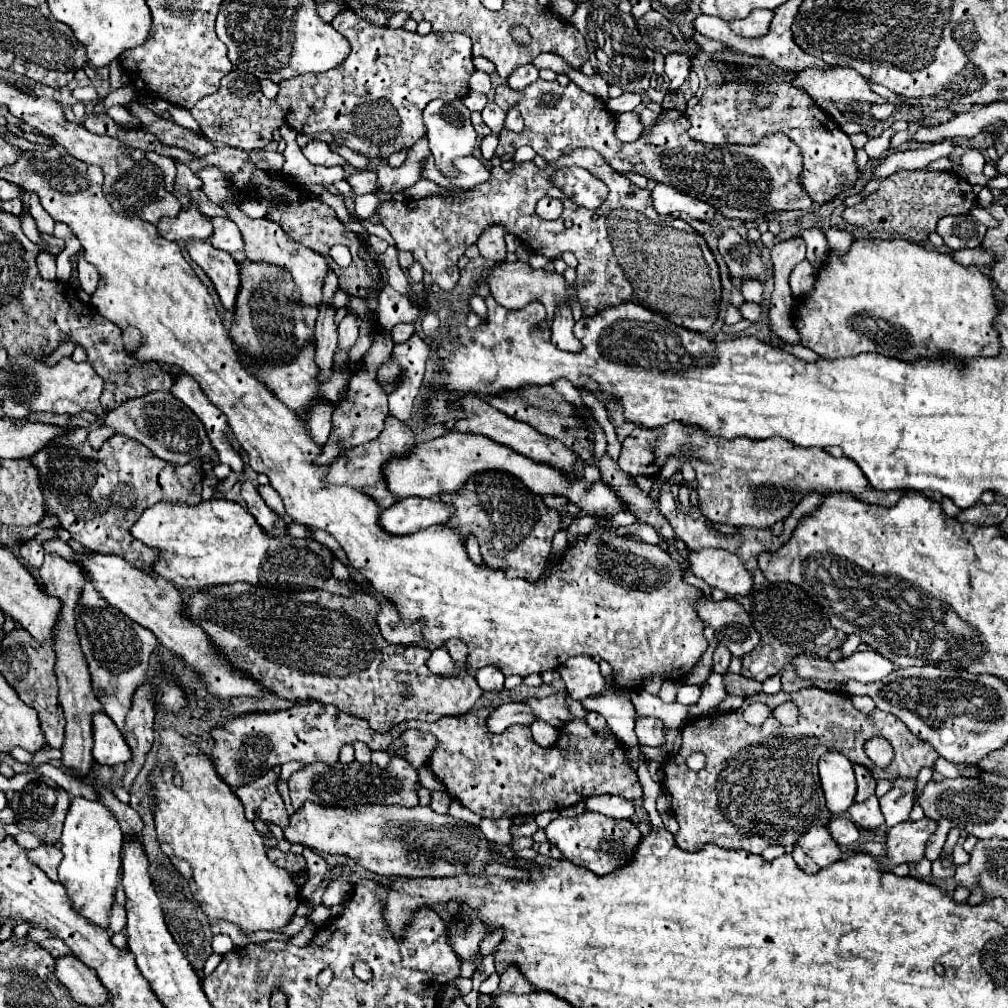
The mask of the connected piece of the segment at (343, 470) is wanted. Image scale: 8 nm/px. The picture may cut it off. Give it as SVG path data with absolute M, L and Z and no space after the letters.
M389 416L387 422L385 422L385 430L379 434L377 440L373 440L373 442L369 442L365 446L355 446L353 450L347 450L341 460L337 460L337 462L333 462L333 466L329 466L329 472L323 478L323 486L337 484L337 486L355 488L355 490L359 490L363 494L369 494L379 504L379 508L385 510L385 508L395 504L395 498L393 498L393 494L387 492L385 478L381 474L381 466L389 458L407 454L411 448L413 448L413 432L401 420Z

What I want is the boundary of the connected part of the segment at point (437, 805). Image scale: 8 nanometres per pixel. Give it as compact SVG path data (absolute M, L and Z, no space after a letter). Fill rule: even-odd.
M435 792L435 794L433 794L431 808L433 808L435 812L439 812L439 814L447 814L449 804L451 804L451 802L447 802L447 796L445 796L445 794L441 794L441 792Z

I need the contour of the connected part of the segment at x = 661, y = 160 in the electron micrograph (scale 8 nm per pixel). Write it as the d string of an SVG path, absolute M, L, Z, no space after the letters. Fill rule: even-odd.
M541 78L529 84L523 92L515 92L507 84L501 84L495 88L493 102L497 102L497 106L501 106L505 112L517 106L521 118L525 120L525 128L517 134L507 128L501 130L497 146L497 156L501 158L513 154L521 146L531 146L539 156L551 162L575 148L589 146L597 150L613 170L631 170L655 182L671 184L673 188L711 204L713 208L717 208L719 214L723 214L723 218L741 222L753 222L781 210L807 212L813 204L799 180L803 168L801 150L783 132L767 134L761 142L753 146L709 146L689 138L687 130L691 122L685 114L675 118L675 112L679 110L663 110L655 120L655 126L643 132L637 142L623 144L613 134L615 120L603 100L583 92L573 82L563 88L555 80L545 82ZM545 92L559 94L561 102L551 108L539 106L537 100Z

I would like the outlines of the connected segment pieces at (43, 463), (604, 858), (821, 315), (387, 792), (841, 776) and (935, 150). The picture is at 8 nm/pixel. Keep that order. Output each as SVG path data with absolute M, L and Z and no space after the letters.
M67 428L63 436L53 438L45 448L31 456L39 470L39 482L45 488L45 514L55 516L59 526L69 530L71 538L85 548L101 554L121 554L139 570L149 570L153 550L129 534L129 526L139 514L163 500L183 500L195 506L201 502L203 468L201 462L169 466L149 452L141 442L115 434L95 450L87 440L87 428Z
M583 812L575 818L563 818L557 816L547 828L545 828L547 840L561 850L563 858L569 860L575 866L583 866L599 876L613 872L615 868L623 866L627 858L631 858L637 842L641 840L641 830L629 822L629 820L615 820L609 816L603 816L599 812Z
M855 238L843 256L829 252L825 264L817 270L813 290L797 298L793 328L799 332L803 346L829 358L857 356L861 352L879 352L901 360L943 352L957 358L997 356L1001 344L993 330L993 318L999 304L993 298L991 284L991 278L983 276L975 266L965 268L949 254L927 250L923 244L905 238Z
M399 756L391 758L391 764L383 770L377 764L361 764L361 762L351 762L351 764L323 764L323 762L313 762L297 772L291 774L287 780L289 790L291 790L291 804L295 810L301 808L305 800L311 800L321 806L355 806L355 804L399 804L399 806L417 806L417 784L419 772Z
M835 750L825 752L819 758L819 776L827 810L833 816L847 814L849 806L855 802L855 790L857 790L853 764L841 752Z
M951 140L939 142L939 144L925 144L915 150L905 150L905 152L891 152L873 170L873 178L887 178L895 170L917 170L917 168L927 168L929 162L949 156L955 150Z

